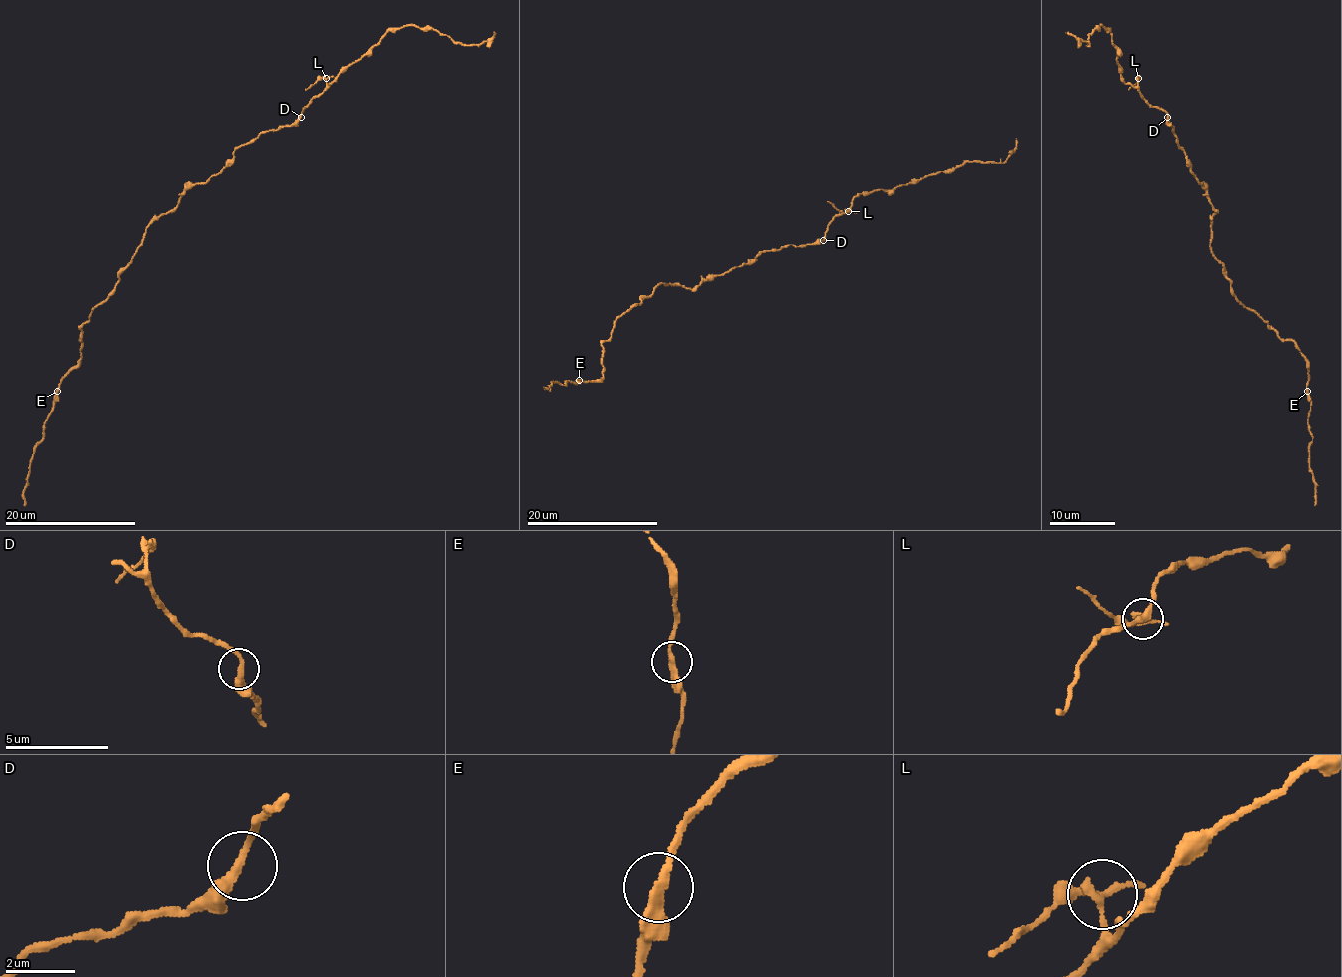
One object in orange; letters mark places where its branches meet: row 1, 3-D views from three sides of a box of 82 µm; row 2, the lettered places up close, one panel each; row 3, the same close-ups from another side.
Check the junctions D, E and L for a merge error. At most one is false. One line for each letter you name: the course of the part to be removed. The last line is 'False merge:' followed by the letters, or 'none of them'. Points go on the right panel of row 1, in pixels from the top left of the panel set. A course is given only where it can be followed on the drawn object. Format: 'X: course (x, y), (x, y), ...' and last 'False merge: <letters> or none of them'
False merge: L

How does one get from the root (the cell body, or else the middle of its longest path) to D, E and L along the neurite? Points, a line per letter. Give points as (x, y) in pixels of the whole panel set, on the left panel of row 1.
D: (191, 187), (216, 176), (240, 145), (247, 145), (270, 130), (291, 127), (301, 117)
E: (191, 187), (149, 225), (114, 290), (80, 326), (80, 360), (57, 392)
L: (191, 187), (216, 176), (240, 145), (247, 145), (270, 130), (289, 127), (305, 106), (323, 91), (327, 78)

